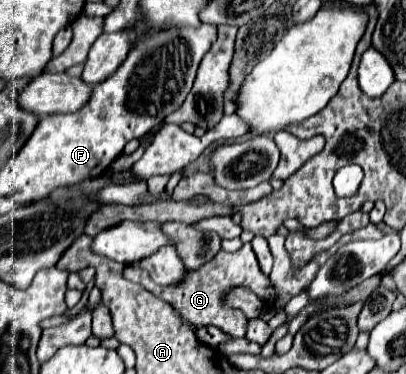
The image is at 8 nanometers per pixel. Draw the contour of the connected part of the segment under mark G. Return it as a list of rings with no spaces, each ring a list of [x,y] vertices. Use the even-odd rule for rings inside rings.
[[[245,243],[239,251],[235,253],[227,253],[227,251],[219,251],[207,265],[201,265],[195,271],[187,269],[187,277],[183,281],[179,281],[179,285],[169,285],[167,289],[163,289],[161,285],[155,285],[155,281],[151,281],[151,275],[143,269],[139,269],[137,265],[127,265],[125,267],[125,277],[129,281],[141,283],[145,289],[149,289],[153,295],[157,295],[159,299],[167,301],[169,305],[173,305],[187,321],[195,323],[195,325],[215,325],[221,331],[233,335],[233,337],[245,337],[245,329],[247,329],[247,317],[243,315],[241,309],[227,309],[223,305],[223,293],[229,287],[237,287],[237,285],[247,285],[251,287],[253,293],[257,293],[257,297],[261,297],[263,301],[273,301],[275,299],[275,289],[269,281],[269,277],[259,269],[259,261],[255,261],[255,253],[251,249],[249,243]]]

